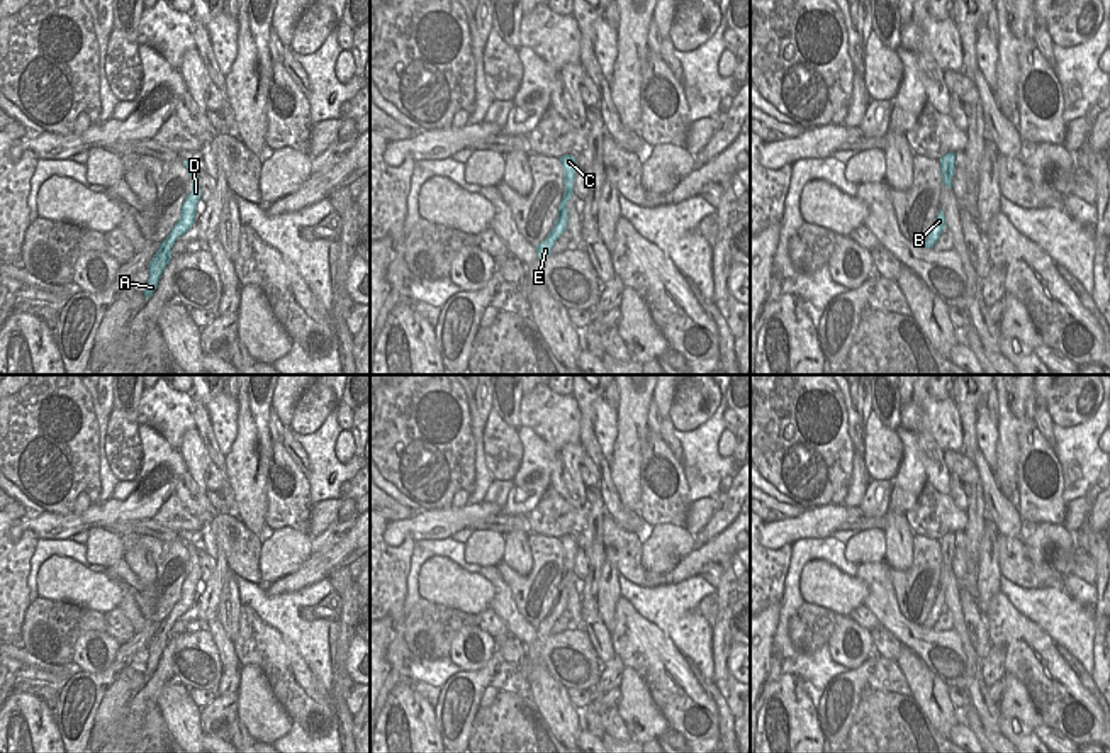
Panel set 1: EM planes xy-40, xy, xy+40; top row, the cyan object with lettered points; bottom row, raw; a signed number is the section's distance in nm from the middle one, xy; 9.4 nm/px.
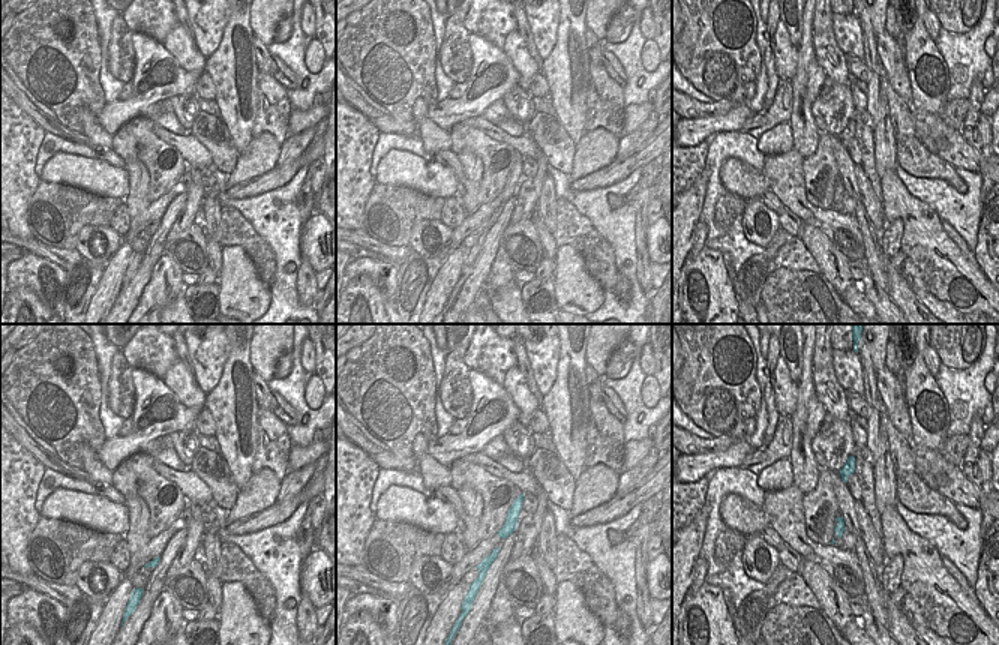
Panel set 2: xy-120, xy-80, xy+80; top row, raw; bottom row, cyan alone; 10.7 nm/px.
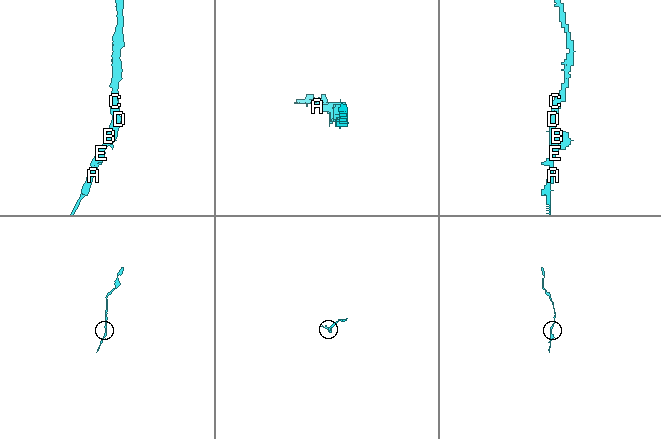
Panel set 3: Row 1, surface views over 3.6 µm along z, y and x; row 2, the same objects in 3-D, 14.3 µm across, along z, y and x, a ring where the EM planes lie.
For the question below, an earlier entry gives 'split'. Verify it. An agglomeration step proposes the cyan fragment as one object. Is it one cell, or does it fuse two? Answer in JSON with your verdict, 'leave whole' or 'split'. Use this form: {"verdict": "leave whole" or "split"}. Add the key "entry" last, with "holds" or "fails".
{"verdict": "leave whole", "entry": "fails"}

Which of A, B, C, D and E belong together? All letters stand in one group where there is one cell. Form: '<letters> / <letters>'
A B C D E

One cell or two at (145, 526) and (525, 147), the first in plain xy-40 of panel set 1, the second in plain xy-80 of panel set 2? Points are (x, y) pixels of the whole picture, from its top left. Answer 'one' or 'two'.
one

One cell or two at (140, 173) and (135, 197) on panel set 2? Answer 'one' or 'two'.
one

